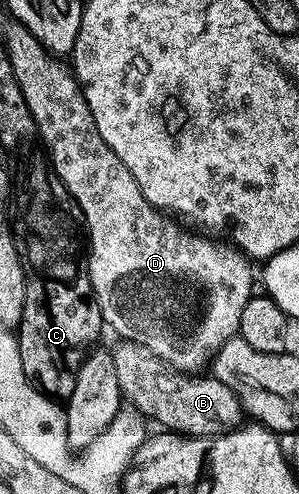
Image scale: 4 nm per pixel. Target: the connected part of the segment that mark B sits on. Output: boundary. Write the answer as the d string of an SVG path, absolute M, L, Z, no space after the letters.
M118 340L116 344L111 352L122 398L150 422L158 421L165 428L162 430L176 431L193 439L212 439L242 424L240 399L217 377L181 373L135 343Z

